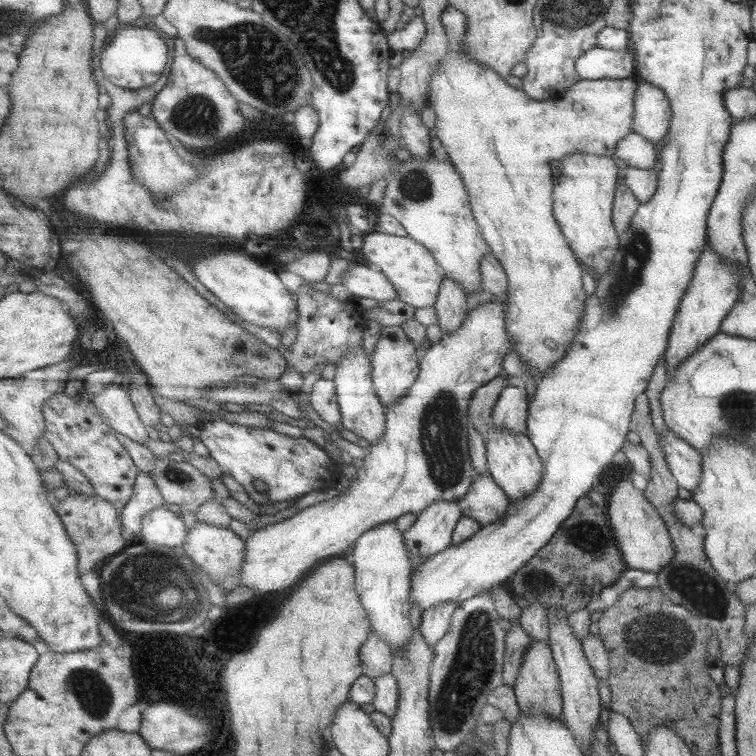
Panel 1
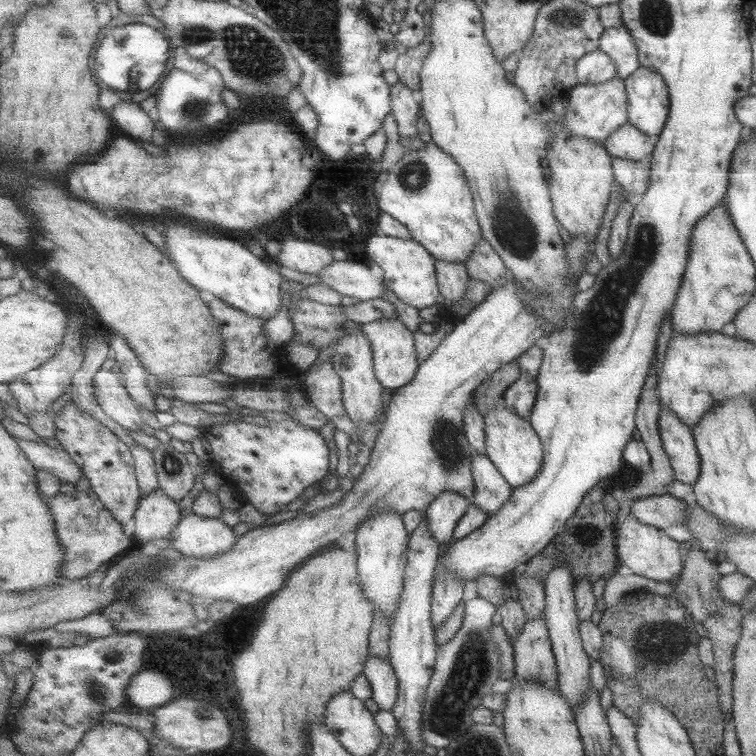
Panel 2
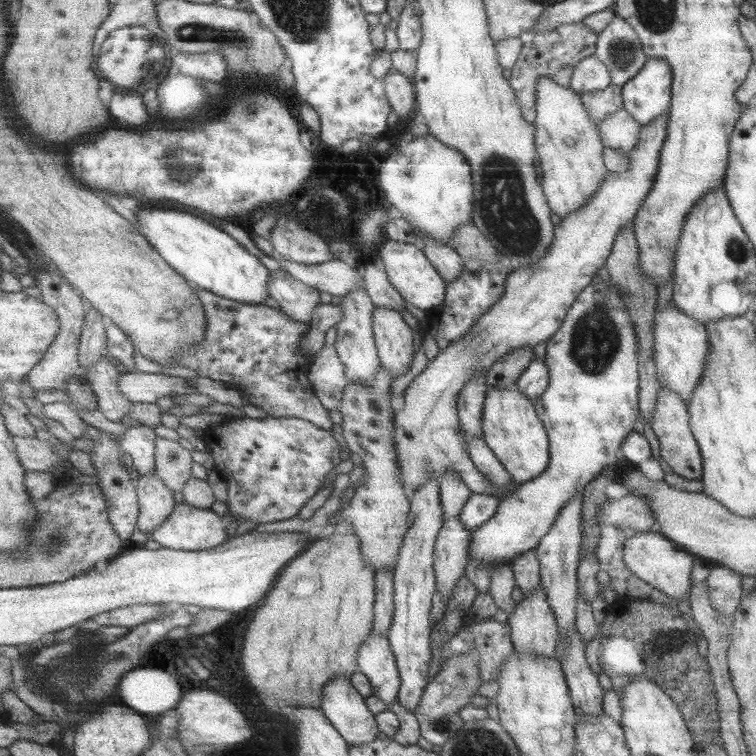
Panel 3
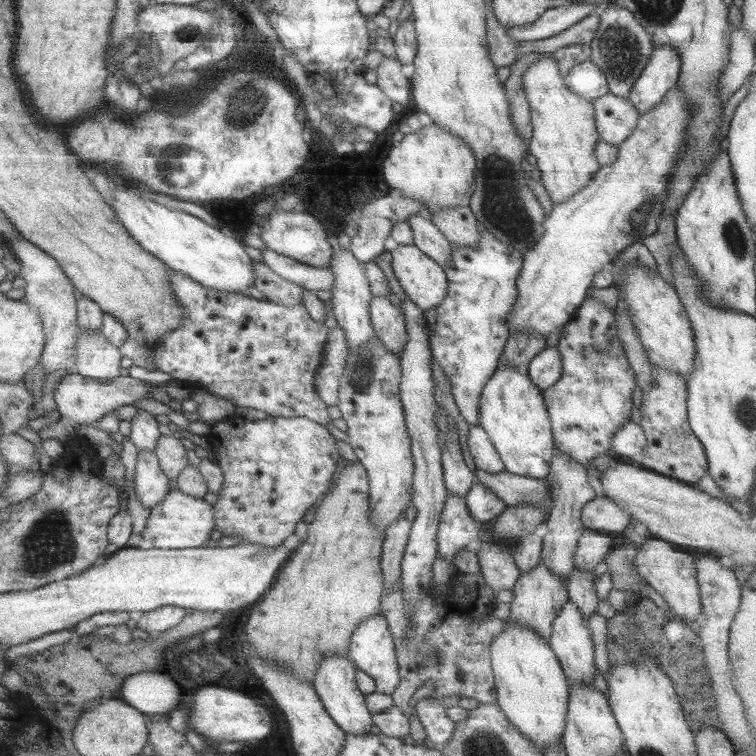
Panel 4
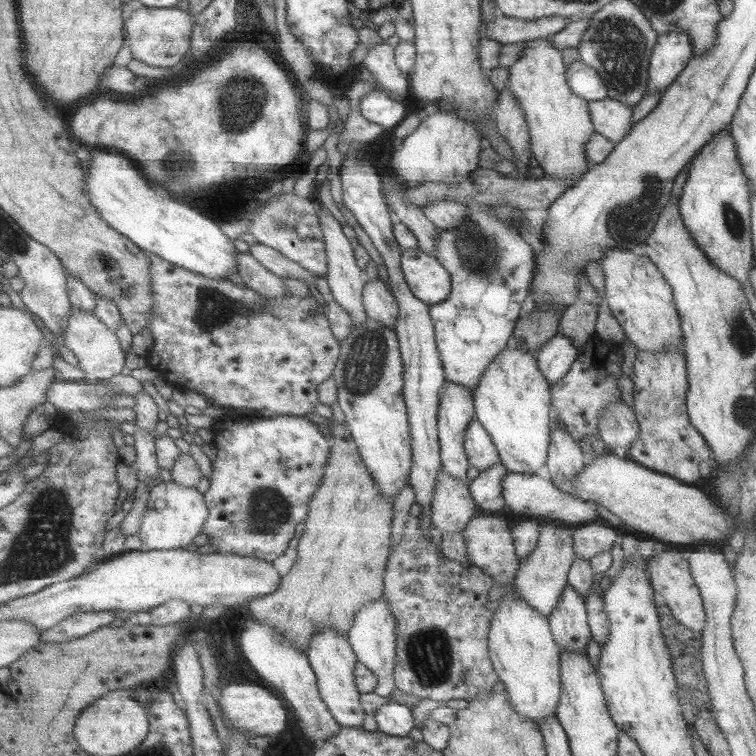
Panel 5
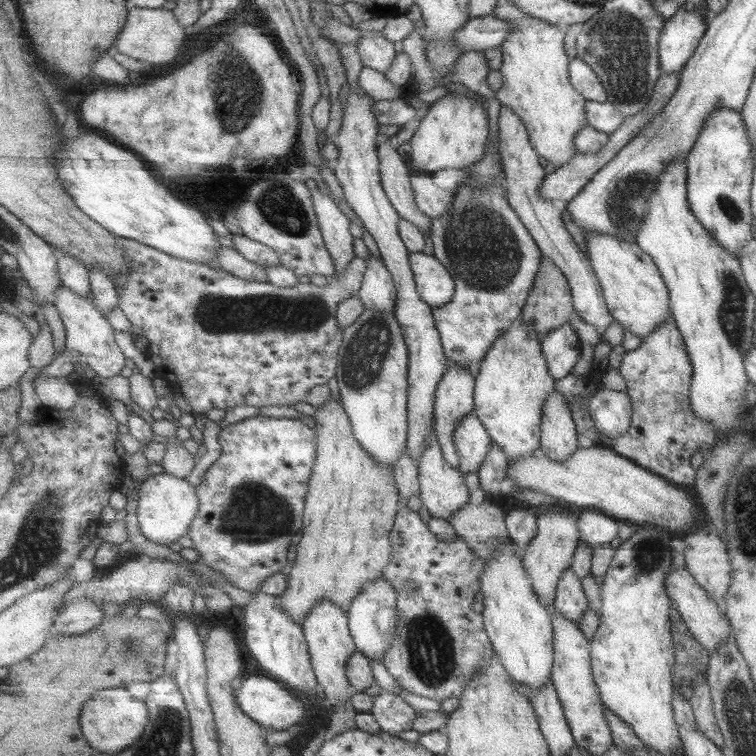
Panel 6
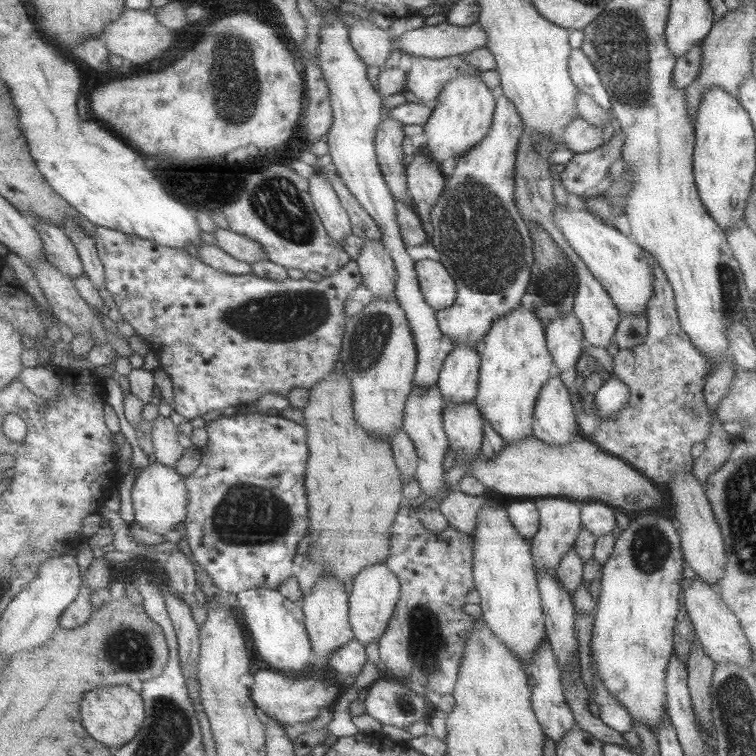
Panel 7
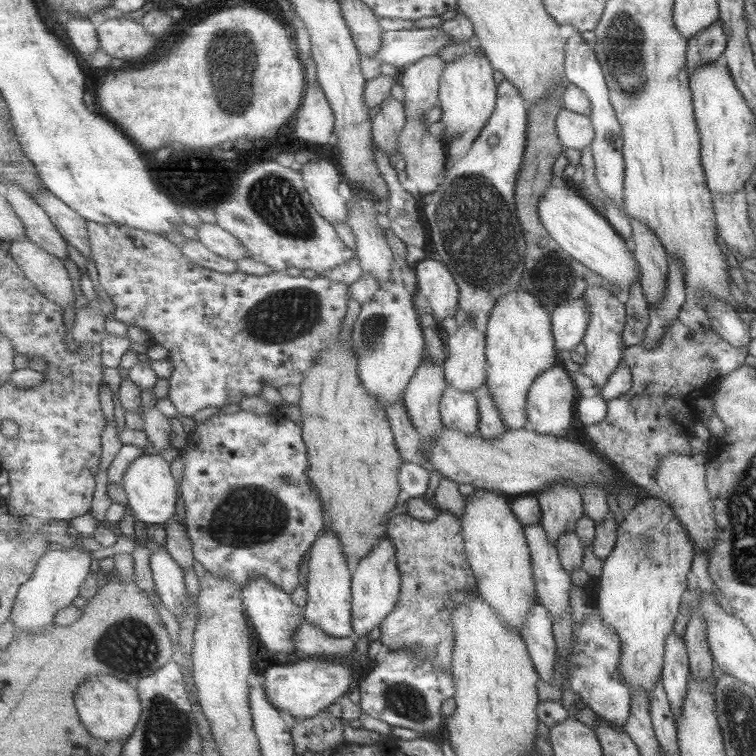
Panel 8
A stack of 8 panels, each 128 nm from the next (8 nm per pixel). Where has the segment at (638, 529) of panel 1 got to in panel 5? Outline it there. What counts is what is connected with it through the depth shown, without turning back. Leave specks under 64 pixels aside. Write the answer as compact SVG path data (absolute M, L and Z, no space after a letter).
M665 550L661 554L647 557L645 561L647 561L647 568L645 569L647 569L647 575L649 575L651 588L657 594L663 596L665 604L670 609L673 617L677 619L679 624L683 624L689 630L701 633L705 620L702 598L695 582L693 582L689 562L685 555L679 551Z

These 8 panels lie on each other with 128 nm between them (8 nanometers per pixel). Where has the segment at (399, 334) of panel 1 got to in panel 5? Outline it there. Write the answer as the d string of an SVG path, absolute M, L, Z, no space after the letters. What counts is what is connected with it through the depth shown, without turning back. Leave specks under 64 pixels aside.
M381 278L368 280L365 285L364 304L369 317L396 329L400 315L400 304L392 291L390 283Z

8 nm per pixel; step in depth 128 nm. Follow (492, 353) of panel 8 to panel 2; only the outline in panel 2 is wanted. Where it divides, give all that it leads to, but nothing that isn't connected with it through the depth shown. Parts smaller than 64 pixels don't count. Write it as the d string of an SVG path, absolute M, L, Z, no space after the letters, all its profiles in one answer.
M501 405L495 408L486 418L487 455L504 474L511 488L520 487L539 474L543 467L543 448L529 420L519 417L515 412Z

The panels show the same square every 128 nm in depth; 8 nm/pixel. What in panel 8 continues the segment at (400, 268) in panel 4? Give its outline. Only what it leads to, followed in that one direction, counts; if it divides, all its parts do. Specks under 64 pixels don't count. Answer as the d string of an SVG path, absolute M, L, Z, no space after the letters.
M426 257L416 263L415 270L417 290L426 297L432 312L440 320L455 317L460 304L460 284L447 265Z

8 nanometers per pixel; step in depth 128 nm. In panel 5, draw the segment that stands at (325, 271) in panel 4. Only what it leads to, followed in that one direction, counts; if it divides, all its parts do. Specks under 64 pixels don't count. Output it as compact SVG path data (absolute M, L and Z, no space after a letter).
M259 242L250 246L250 253L264 264L271 272L281 276L281 278L291 277L303 280L307 284L316 286L317 274L309 272L307 268L303 268L301 264L297 264L295 260L291 260L276 248Z

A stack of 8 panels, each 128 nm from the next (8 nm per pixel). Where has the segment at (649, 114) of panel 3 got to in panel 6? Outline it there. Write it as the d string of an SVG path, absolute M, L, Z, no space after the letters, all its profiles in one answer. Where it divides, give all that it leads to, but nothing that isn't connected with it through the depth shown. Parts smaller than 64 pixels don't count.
M683 3L673 16L664 20L657 42L657 57L661 73L680 71L689 60L705 29L708 18L695 7Z

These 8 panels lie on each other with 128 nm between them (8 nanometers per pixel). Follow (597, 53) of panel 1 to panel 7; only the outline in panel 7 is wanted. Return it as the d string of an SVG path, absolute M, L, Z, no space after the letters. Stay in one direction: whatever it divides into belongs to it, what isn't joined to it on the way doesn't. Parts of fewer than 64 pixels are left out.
M572 48L568 56L568 73L577 91L589 95L605 112L609 112L611 103L608 92L593 64L579 48Z

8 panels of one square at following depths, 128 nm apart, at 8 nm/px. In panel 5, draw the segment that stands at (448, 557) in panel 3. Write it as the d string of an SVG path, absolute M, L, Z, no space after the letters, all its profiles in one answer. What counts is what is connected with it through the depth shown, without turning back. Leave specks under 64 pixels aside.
M444 468L439 472L433 499L434 527L442 533L463 533L479 508L471 492L471 481L454 478Z

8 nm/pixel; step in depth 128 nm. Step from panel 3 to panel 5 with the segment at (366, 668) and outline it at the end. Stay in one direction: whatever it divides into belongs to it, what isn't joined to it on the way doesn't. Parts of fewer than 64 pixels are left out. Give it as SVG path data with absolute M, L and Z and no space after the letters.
M383 598L365 605L363 610L356 615L356 623L348 632L348 638L356 652L358 660L367 665L375 674L379 682L373 692L388 698L392 696L396 689L395 671L397 666L397 618L396 614L390 610L389 601Z

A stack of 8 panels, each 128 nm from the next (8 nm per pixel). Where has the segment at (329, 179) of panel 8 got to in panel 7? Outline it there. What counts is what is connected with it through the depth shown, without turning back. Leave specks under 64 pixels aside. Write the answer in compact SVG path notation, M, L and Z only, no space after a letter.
M315 172L309 179L313 202L327 232L345 246L345 238L351 234L348 209L327 177Z

